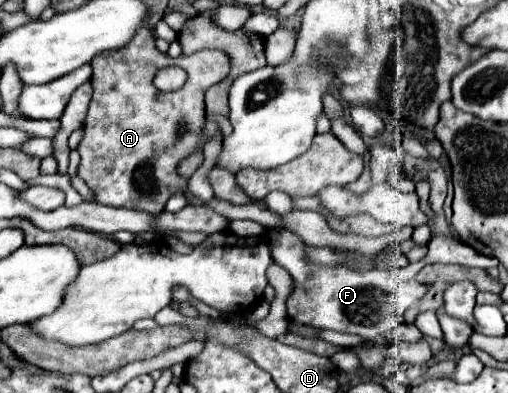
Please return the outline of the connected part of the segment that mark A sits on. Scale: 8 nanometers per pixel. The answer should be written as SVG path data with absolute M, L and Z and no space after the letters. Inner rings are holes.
M143 21L127 47L97 55L91 65L93 99L87 125L83 125L85 137L77 147L81 153L77 175L93 191L97 203L159 215L169 197L185 189L185 179L177 175L177 163L201 147L203 97L209 87L229 75L229 55L219 49L205 49L173 59L155 47L153 29ZM167 65L179 65L189 75L187 85L179 91L161 93L153 85L155 73Z

